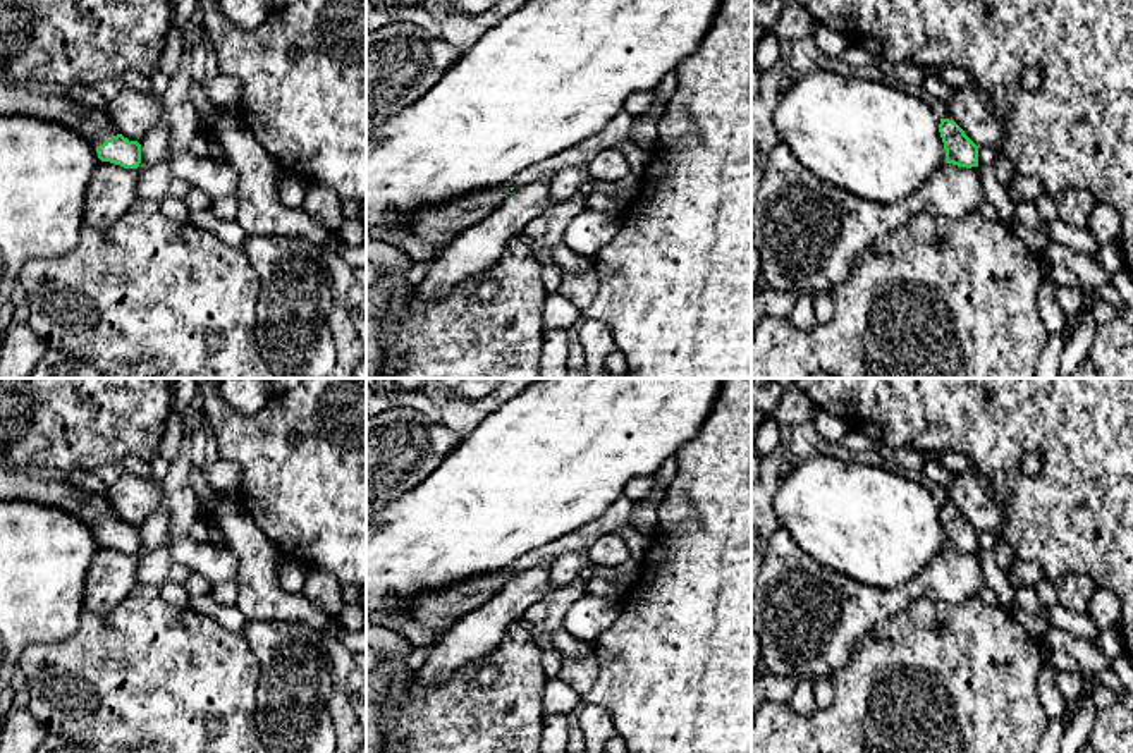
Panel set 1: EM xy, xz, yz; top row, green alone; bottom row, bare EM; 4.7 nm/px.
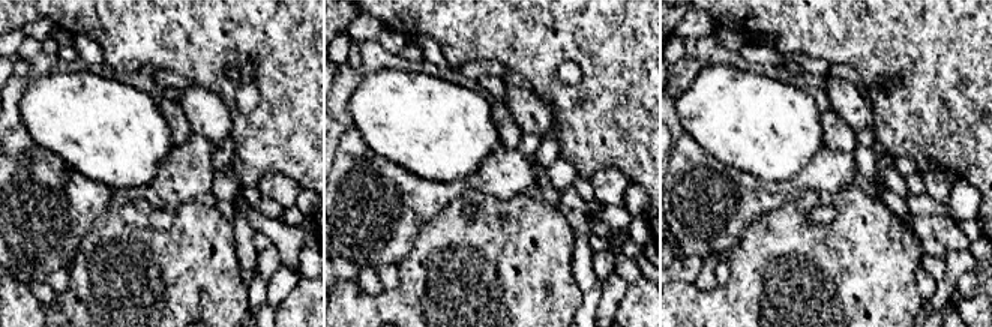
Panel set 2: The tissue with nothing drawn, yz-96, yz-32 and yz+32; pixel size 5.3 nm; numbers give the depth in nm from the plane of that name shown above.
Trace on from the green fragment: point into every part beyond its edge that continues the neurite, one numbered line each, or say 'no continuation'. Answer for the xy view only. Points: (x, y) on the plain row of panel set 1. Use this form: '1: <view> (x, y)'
1: xy (91, 509)

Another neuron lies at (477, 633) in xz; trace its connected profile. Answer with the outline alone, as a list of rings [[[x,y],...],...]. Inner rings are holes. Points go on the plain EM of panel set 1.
[[[550,564],[514,572],[481,607],[459,617],[433,646],[426,662],[414,670],[418,686],[445,683],[457,669],[485,657],[505,638],[524,610],[550,591]]]

